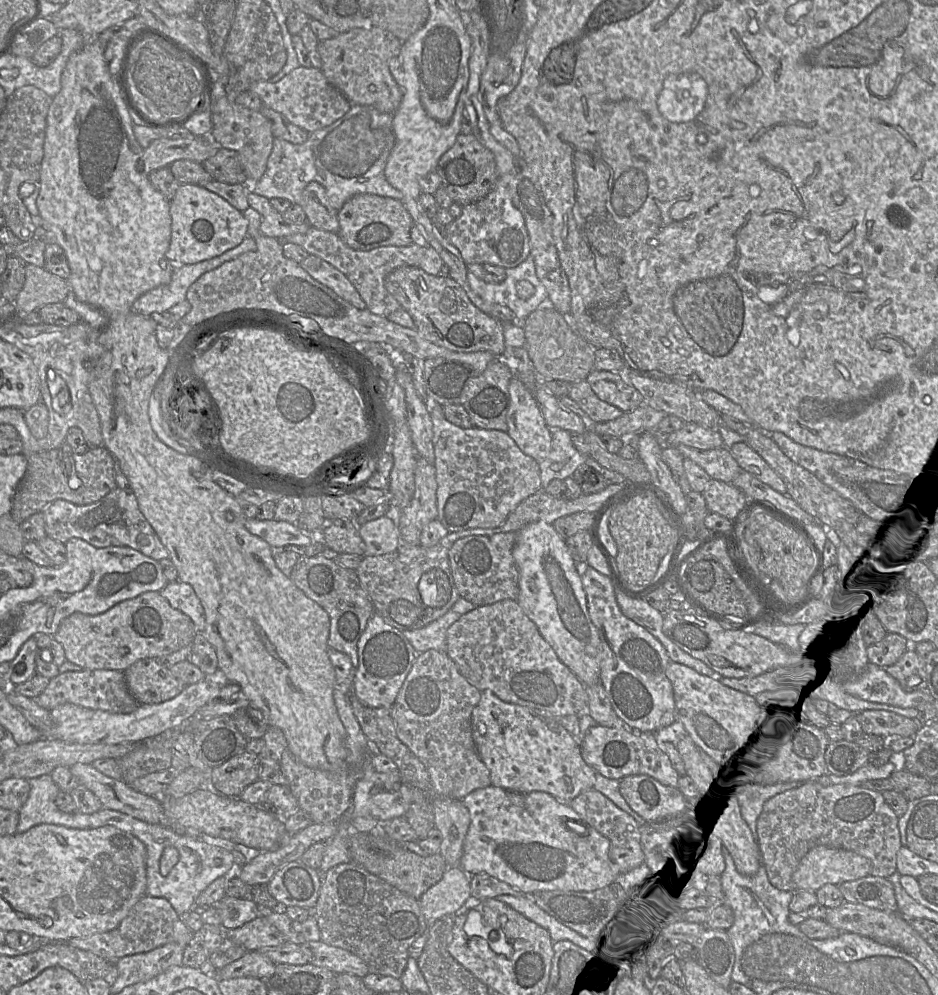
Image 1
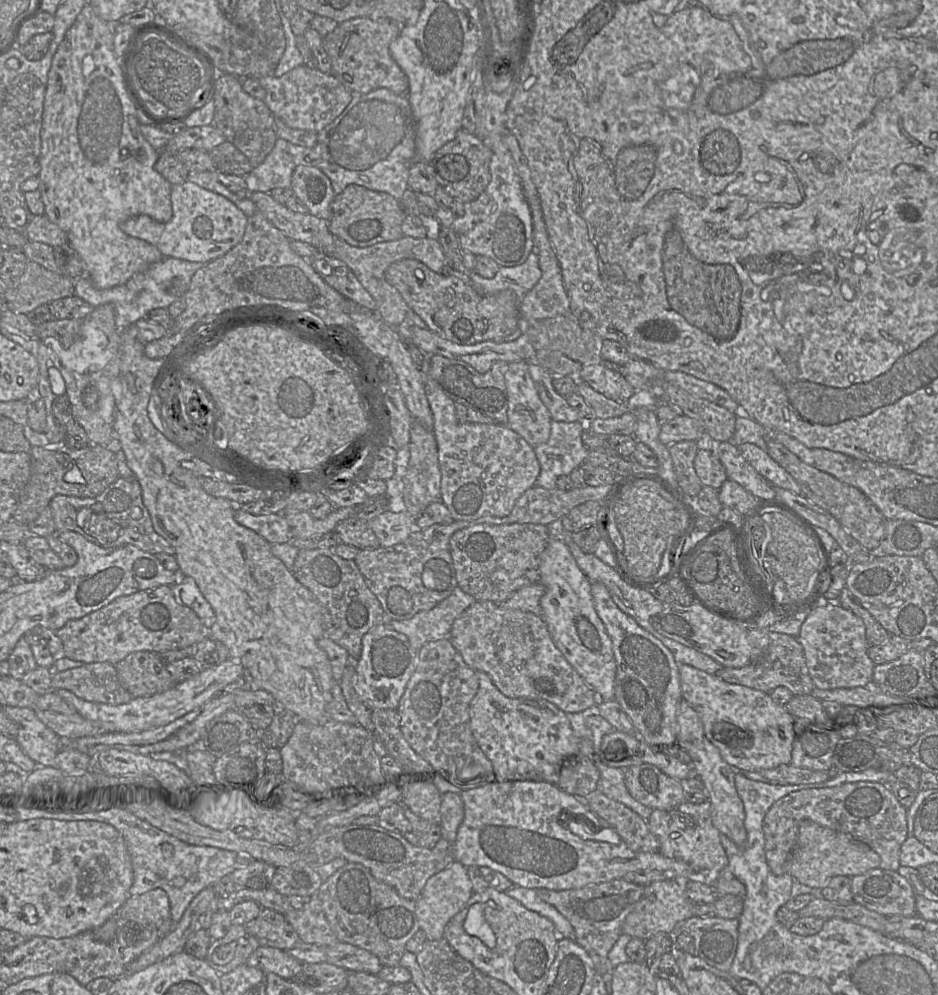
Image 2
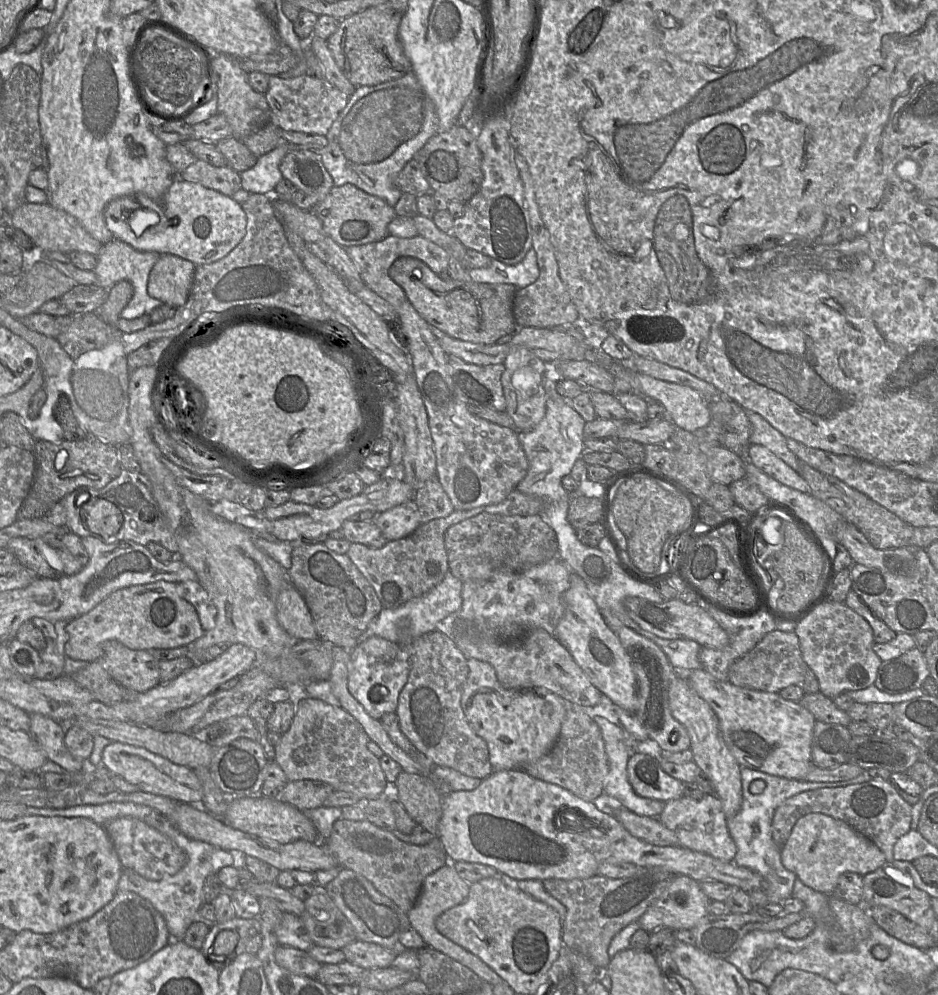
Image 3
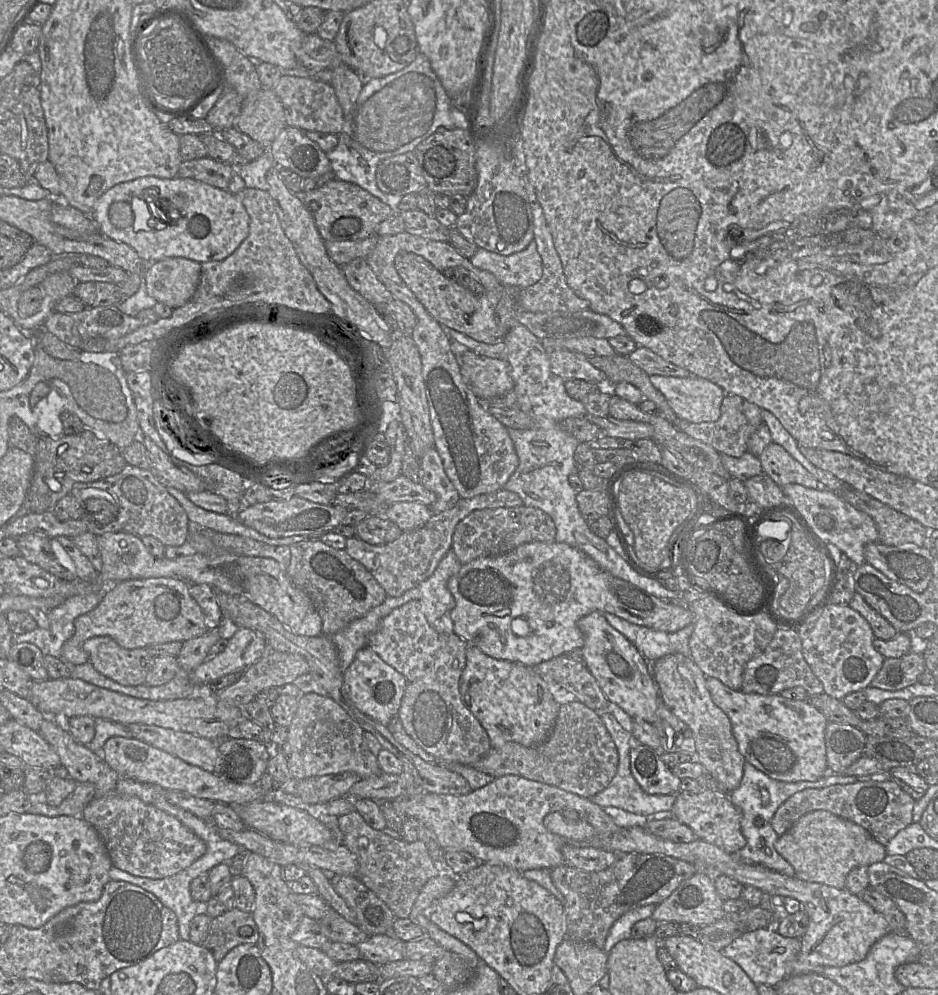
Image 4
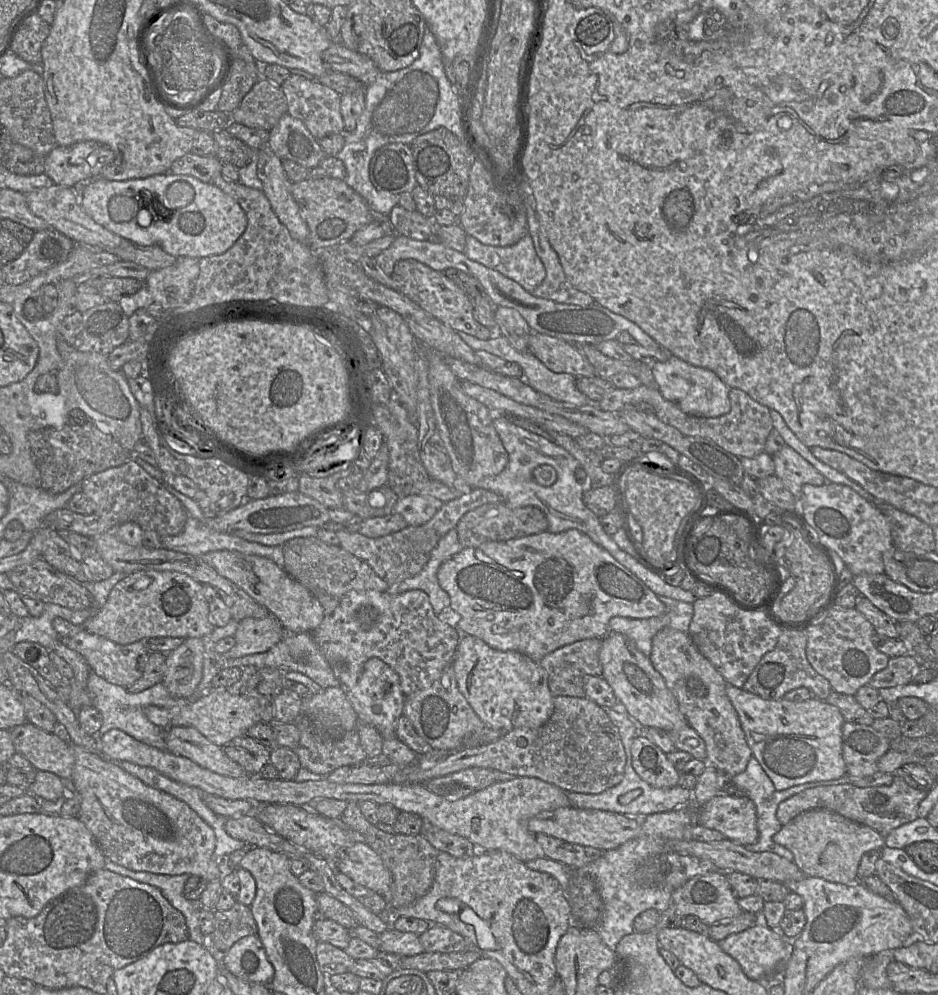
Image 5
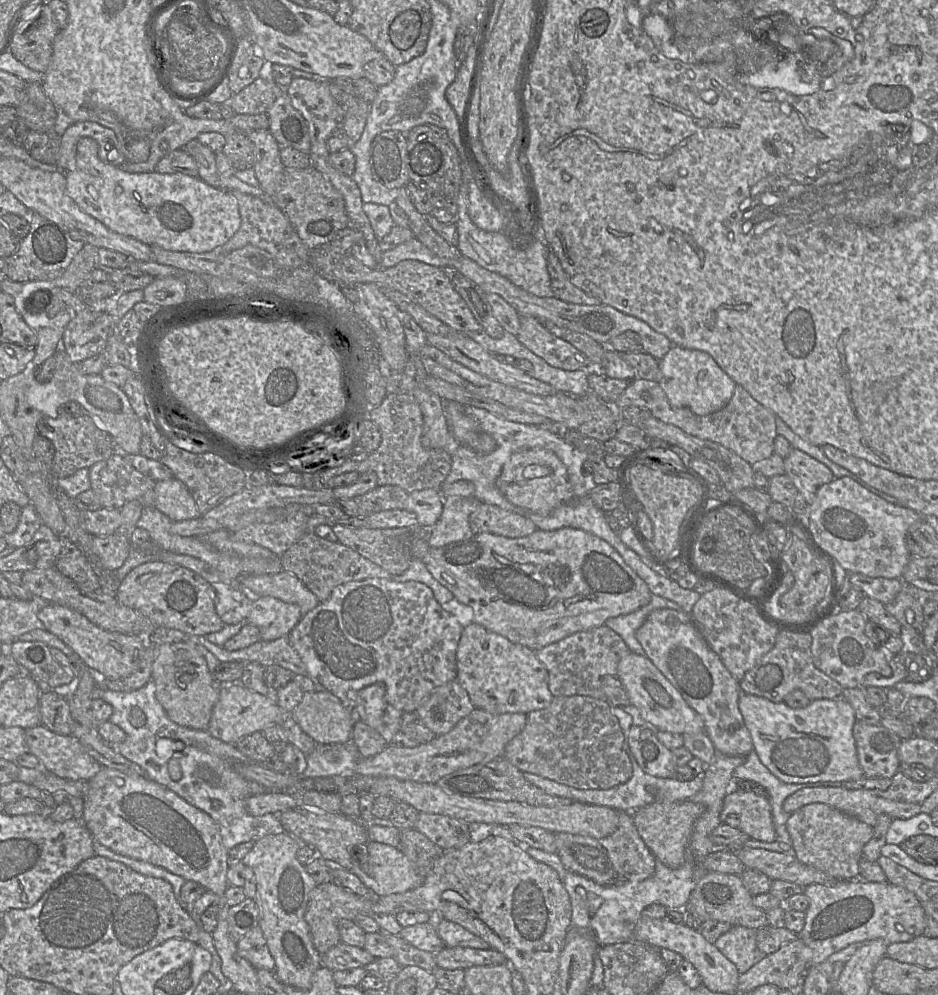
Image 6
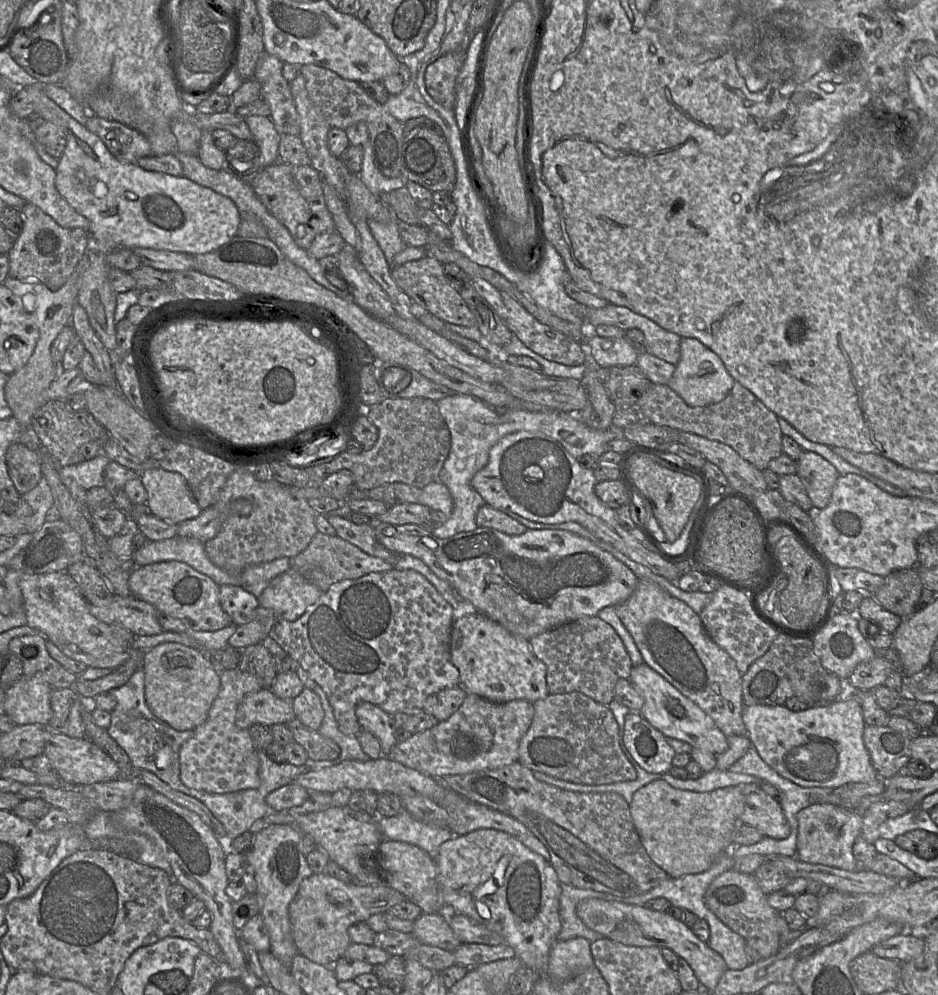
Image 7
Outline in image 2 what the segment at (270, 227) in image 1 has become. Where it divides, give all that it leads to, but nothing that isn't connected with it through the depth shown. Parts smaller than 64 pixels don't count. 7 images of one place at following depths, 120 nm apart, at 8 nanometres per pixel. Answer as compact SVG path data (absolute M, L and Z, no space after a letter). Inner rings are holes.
M250 193L251 200L265 218L291 240L311 244L320 253L333 257L335 236L329 231L328 221L309 213L290 210L277 202L270 193Z

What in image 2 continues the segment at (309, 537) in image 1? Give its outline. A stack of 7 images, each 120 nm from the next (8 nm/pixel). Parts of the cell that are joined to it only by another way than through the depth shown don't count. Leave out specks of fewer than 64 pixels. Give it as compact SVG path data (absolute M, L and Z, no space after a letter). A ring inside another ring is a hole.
M235 506L234 519L240 525L255 531L270 544L291 541L290 527L283 514L253 515Z

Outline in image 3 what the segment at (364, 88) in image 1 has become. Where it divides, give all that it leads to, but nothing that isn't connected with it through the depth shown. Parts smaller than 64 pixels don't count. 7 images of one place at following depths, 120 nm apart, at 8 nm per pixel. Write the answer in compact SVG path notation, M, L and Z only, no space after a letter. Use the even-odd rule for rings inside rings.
M369 7L340 21L337 30L327 39L327 45L333 57L348 80L356 87L374 86L399 79L412 71L410 60L404 53L398 37L403 13L387 7Z

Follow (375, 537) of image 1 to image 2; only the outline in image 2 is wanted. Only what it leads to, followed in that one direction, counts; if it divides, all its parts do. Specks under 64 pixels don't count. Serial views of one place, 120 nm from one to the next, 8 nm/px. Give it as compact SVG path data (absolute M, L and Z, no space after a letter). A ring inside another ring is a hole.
M389 510L369 520L380 547L390 547L404 542L416 529L416 521L406 511L394 513Z

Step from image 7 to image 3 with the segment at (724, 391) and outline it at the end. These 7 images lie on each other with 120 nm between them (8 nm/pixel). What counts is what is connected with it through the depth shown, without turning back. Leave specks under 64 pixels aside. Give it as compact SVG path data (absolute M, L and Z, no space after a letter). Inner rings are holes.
M637 373L642 391L660 402L675 426L697 433L711 421L709 400L699 391L685 385Z

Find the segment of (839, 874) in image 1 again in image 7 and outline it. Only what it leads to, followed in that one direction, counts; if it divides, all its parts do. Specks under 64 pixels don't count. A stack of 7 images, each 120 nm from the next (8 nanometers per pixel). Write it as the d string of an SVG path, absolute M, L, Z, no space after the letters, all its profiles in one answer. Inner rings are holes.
M814 803L800 810L796 819L798 822L796 857L799 860L846 871L855 871L859 868L853 855L853 845L861 835L863 827L863 818L860 812L847 810L831 803Z

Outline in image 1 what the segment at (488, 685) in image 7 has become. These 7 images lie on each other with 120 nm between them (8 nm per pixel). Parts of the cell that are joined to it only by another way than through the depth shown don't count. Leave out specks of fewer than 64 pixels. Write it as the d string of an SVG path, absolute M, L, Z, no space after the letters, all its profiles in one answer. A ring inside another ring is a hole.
M490 690L482 691L481 698L472 711L472 737L480 758L489 769L491 785L520 793L546 792L563 804L570 804L582 792L594 789L596 771L582 758L579 741L558 719L504 702Z

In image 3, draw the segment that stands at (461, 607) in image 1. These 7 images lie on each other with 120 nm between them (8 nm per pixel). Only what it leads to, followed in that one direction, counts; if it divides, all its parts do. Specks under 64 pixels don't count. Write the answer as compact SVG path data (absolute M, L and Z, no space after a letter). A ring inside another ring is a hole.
M448 571L444 579L426 594L413 598L396 609L382 608L366 630L358 638L358 643L372 636L378 636L399 646L410 646L413 640L436 630L438 622L451 614L456 614L462 606L462 582Z

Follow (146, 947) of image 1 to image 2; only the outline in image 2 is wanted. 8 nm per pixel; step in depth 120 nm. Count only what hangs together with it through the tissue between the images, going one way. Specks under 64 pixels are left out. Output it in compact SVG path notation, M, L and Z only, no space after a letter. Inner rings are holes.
M158 888L139 896L130 896L102 926L92 930L93 936L98 941L110 942L114 939L117 928L130 920L153 924L160 938L167 935L175 925L167 893Z

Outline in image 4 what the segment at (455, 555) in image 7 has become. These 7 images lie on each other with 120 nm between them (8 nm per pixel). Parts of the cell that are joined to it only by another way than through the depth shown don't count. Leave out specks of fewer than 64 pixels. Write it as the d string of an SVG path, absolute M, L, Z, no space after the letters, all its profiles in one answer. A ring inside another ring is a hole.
M555 541L525 543L502 555L477 558L461 565L458 573L448 580L447 587L455 600L455 607L449 612L455 635L491 658L519 662L531 668L574 649L581 649L584 637L577 622L594 611L610 613L632 624L665 632L676 632L693 622L689 605L681 607L664 602L613 576L583 552Z

